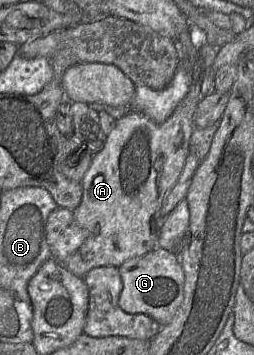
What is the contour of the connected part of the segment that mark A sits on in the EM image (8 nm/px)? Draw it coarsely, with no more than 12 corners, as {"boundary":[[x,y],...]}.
{"boundary":[[203,98],[116,120],[73,210],[83,278],[158,248]]}

